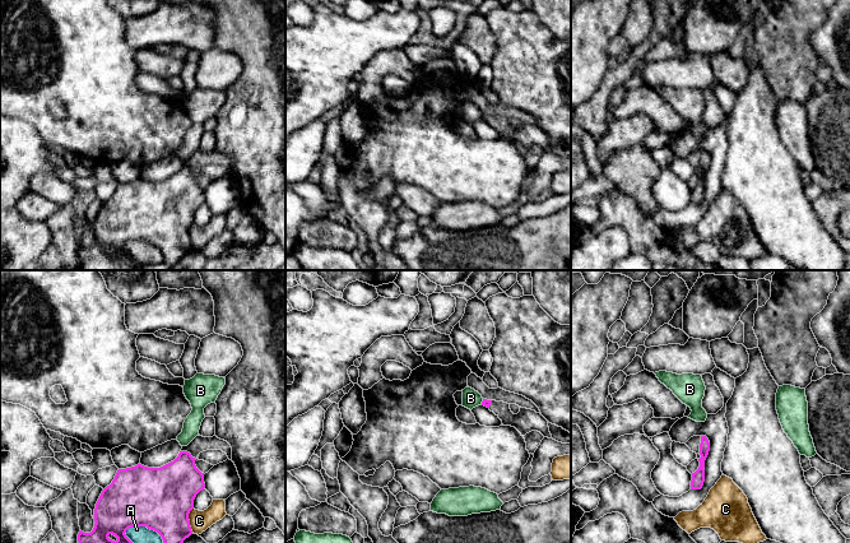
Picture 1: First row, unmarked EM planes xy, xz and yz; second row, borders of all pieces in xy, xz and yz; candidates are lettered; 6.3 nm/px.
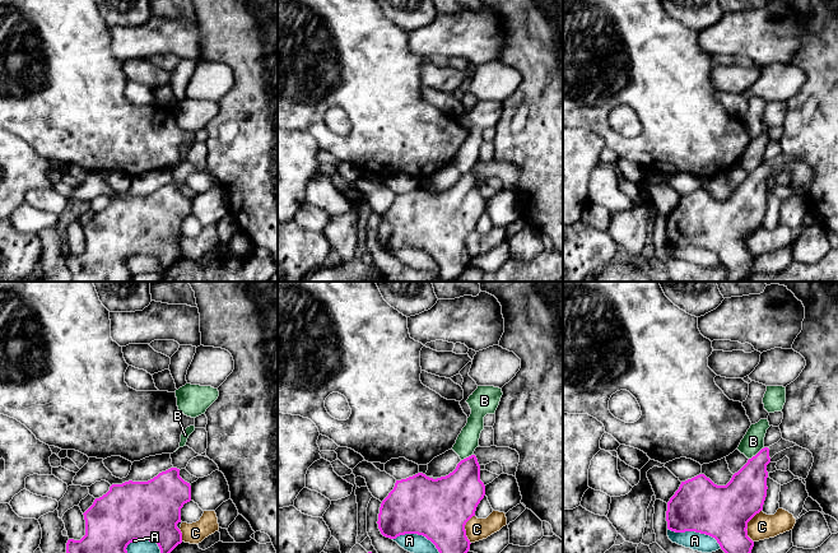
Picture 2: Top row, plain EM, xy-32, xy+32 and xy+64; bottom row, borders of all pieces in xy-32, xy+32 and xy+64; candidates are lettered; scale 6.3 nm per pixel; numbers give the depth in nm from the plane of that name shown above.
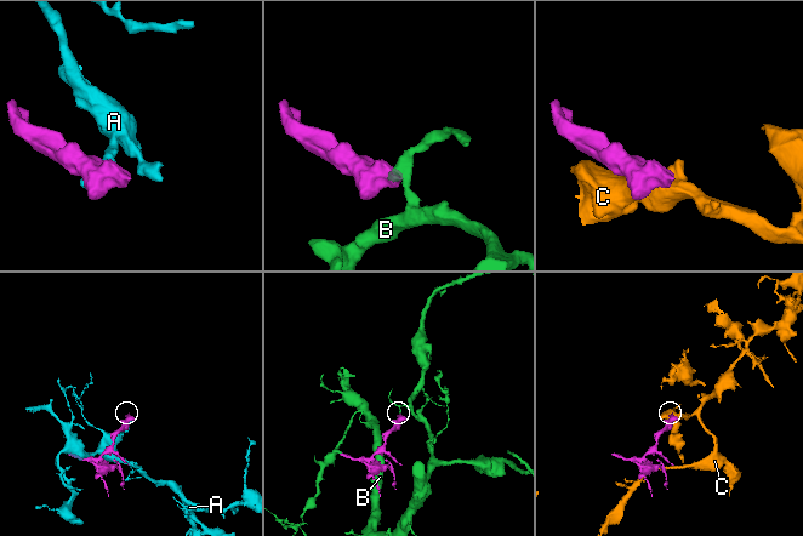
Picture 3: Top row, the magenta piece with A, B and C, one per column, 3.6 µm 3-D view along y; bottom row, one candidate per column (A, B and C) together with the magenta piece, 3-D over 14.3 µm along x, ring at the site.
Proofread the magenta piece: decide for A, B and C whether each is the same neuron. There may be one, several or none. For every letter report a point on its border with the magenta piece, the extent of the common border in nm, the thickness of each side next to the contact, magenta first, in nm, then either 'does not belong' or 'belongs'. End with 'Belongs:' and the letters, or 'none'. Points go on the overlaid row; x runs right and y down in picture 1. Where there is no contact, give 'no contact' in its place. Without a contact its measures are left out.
A: xy (145, 525) | 260 nm | 400/110 nm | does not belong
B: xz (482, 402) | 40 nm | 50/110 nm | does not belong
C: xy (189, 520) | 160 nm | 400/130 nm | does not belong
Belongs: none

